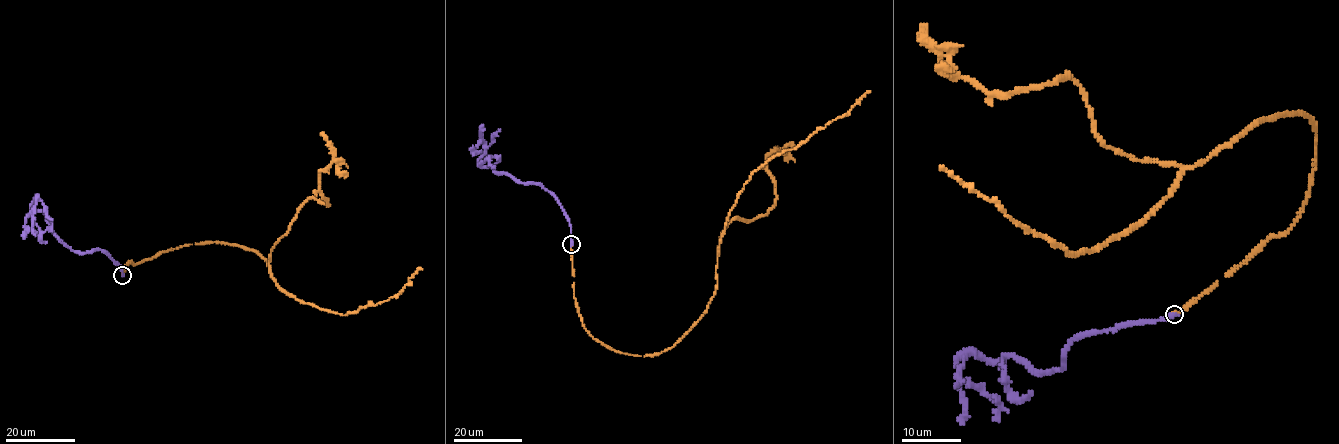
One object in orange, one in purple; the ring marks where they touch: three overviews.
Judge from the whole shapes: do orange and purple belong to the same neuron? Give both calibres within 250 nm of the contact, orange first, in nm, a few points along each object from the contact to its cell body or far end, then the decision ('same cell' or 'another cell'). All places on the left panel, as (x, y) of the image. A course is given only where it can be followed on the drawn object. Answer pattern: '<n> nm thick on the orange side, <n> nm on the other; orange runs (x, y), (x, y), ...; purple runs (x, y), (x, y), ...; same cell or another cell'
240 nm thick on the orange side, 360 nm on the other; orange runs (122, 275), (129, 262), (184, 245), (231, 244), (268, 262), (281, 291), (346, 315), (398, 296), (422, 268); purple runs (122, 275), (121, 266), (99, 249), (74, 252), (61, 242), (42, 211), (32, 209), (36, 196), (25, 237); same cell

